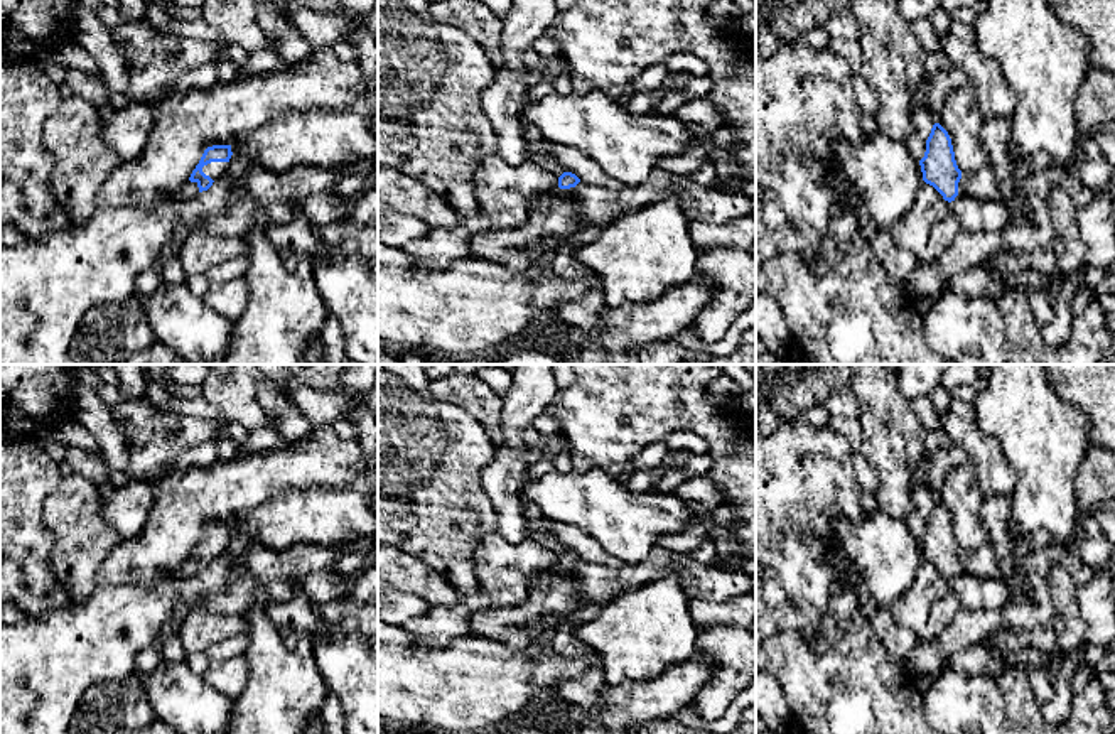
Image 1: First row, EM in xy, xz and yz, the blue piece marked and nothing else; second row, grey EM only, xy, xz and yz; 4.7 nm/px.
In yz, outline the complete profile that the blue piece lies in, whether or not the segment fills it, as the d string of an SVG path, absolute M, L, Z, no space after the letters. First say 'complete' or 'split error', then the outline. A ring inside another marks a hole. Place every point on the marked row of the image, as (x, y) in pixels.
split error; M935 123L926 140L924 157L919 160L923 181L933 186L945 201L968 194L980 201L999 199L1000 192L988 165L977 172L961 172L948 132Z

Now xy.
split error; M231 145L207 147L192 170L182 196L207 191L214 181L223 179L228 172L231 155Z

